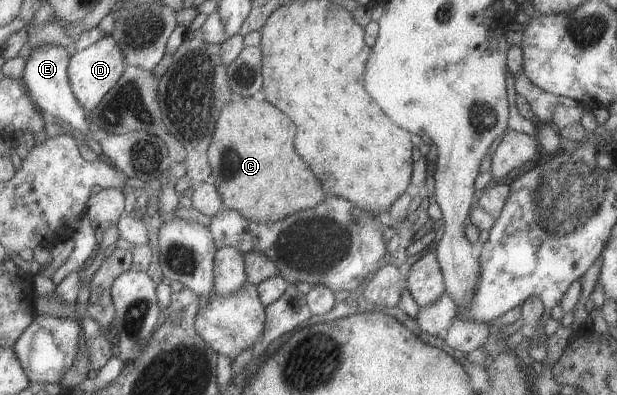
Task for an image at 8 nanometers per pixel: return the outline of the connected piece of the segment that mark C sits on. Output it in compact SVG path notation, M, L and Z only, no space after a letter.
M236 97L221 116L217 136L210 148L210 161L214 168L215 184L223 194L229 209L243 212L253 222L274 223L297 212L317 208L327 198L328 191L311 166L303 160L297 146L297 126L291 116L281 112L271 102L257 98Z

